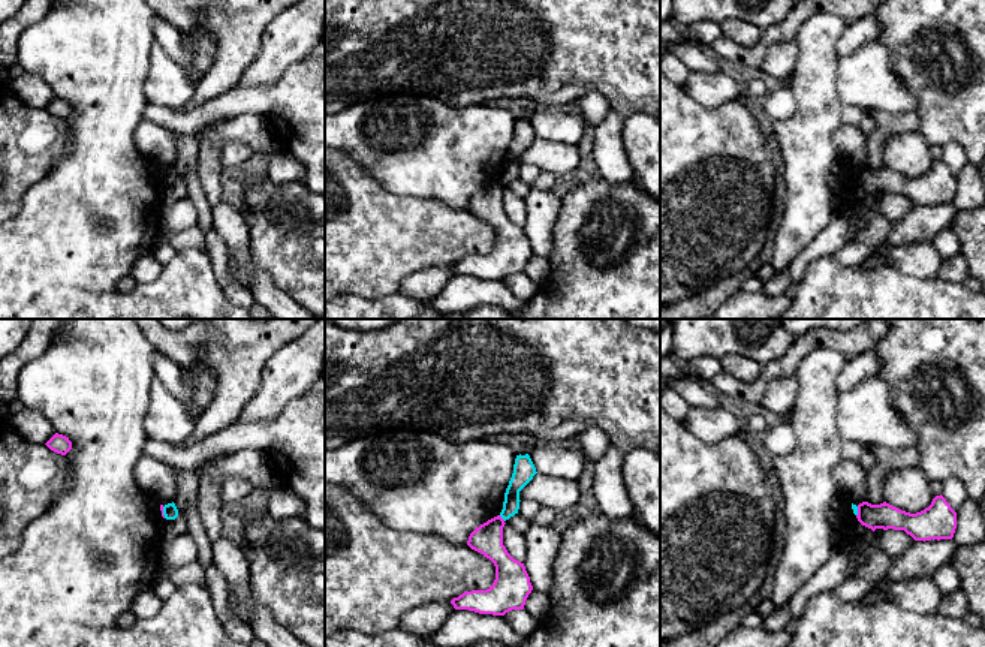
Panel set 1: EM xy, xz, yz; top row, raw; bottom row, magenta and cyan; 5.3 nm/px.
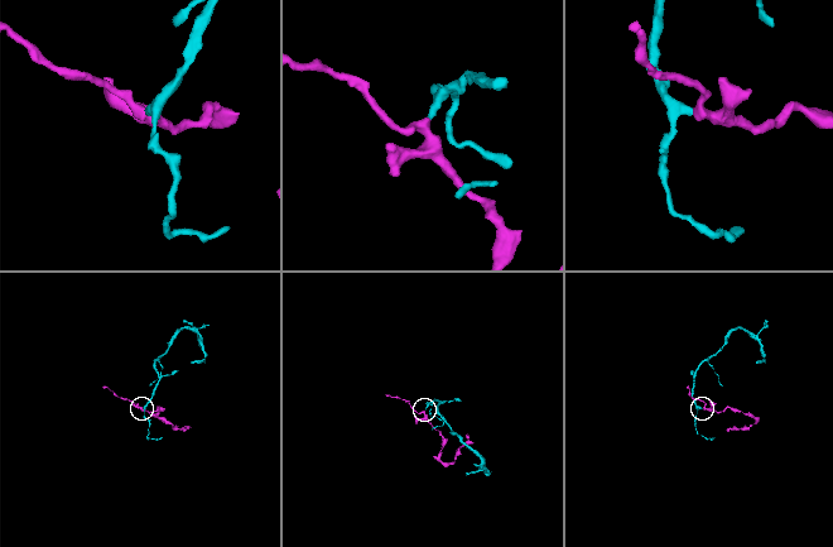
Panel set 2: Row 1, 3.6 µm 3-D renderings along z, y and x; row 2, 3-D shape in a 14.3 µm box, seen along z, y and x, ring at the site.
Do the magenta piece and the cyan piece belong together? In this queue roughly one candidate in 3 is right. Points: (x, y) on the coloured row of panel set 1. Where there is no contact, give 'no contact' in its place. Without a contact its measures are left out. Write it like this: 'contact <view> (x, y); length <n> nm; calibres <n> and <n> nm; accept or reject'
contact xz (500, 517); length 50 nm; calibres 160 and 100 nm; reject

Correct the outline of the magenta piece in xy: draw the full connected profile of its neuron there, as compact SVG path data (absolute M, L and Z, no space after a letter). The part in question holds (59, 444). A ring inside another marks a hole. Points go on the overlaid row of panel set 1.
M55 433L46 443L51 451L66 455L72 449L72 442L69 437Z

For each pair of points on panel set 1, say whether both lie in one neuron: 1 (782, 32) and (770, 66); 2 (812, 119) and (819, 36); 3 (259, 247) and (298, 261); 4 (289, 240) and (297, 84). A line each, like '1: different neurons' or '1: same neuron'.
1: different neurons
2: same neuron
3: same neuron
4: different neurons

